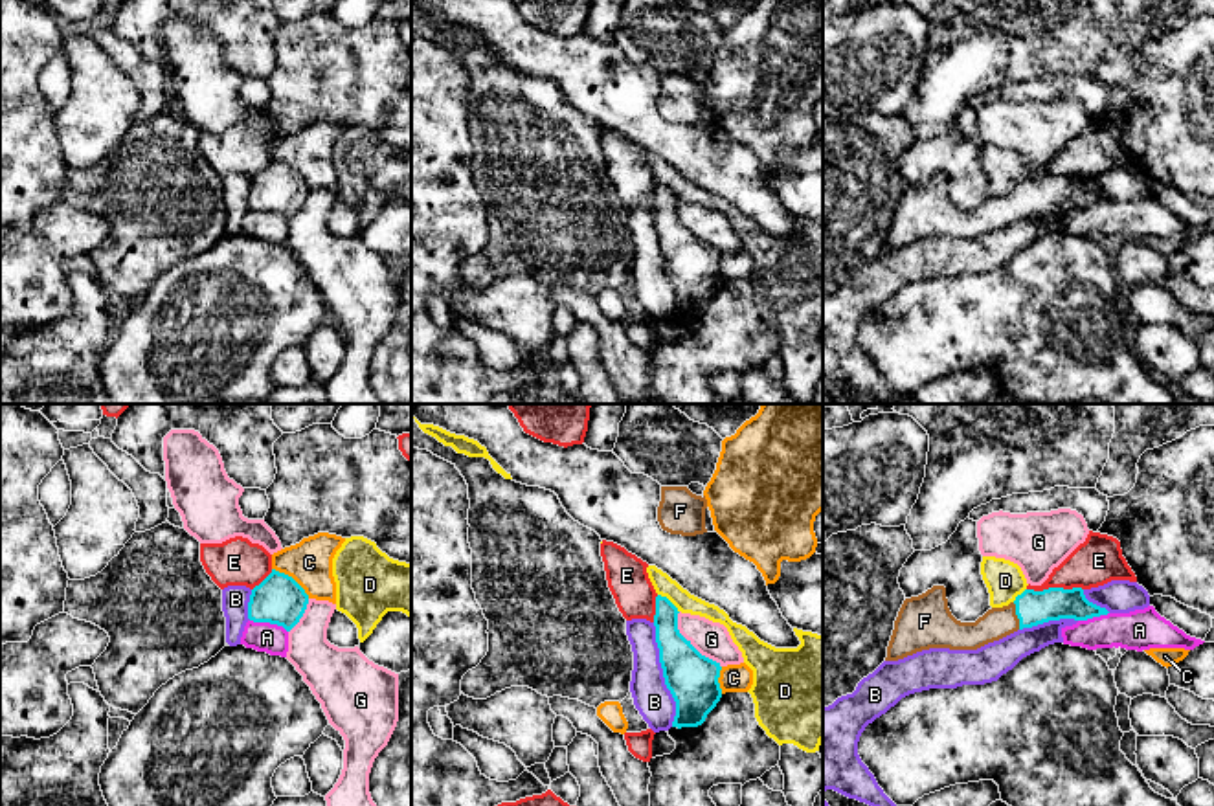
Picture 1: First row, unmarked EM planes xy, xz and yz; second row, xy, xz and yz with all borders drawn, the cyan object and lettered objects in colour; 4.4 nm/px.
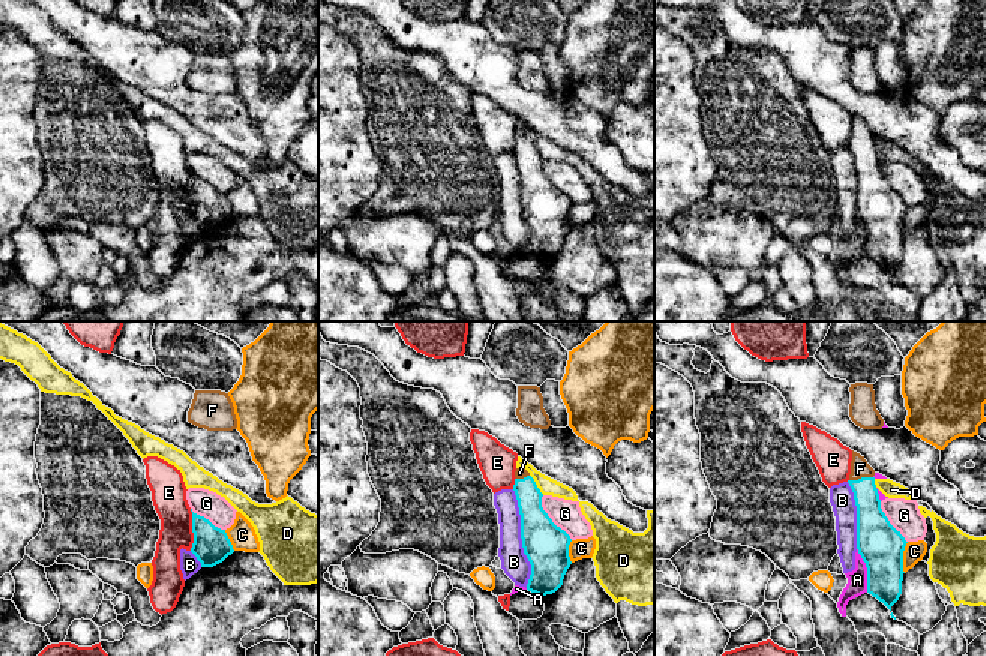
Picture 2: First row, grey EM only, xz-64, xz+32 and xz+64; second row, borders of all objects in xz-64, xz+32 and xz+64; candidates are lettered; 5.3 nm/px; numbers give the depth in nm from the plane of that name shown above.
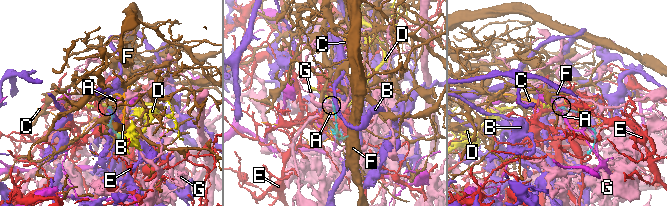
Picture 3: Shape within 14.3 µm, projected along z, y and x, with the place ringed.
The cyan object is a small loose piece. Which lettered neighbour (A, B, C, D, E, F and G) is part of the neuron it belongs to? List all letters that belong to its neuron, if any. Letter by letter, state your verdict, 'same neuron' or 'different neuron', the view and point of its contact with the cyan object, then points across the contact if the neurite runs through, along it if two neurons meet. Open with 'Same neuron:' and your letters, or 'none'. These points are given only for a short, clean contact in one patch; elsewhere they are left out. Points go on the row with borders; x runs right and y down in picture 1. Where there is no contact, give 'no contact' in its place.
Same neuron: F
A: different neuron | xy (269, 621)
B: different neuron | xz (663, 674)
C: different neuron | xy (292, 579)
D: different neuron | xz (669, 601) | along xz (658, 593), (678, 612)
E: different neuron | yz (1055, 588)
F: same neuron | yz (1016, 614) | across yz (1033, 608), (1016, 614), (998, 623)
G: different neuron | xz (689, 643) | along xz (678, 612), (678, 630), (720, 667)

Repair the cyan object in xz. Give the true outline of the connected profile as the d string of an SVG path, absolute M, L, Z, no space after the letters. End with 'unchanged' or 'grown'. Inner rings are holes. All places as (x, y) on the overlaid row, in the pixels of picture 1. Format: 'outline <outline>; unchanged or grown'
outline M656 597L656 643L665 685L676 701L672 727L698 727L722 698L720 663L702 655L678 630L678 608Z; unchanged

